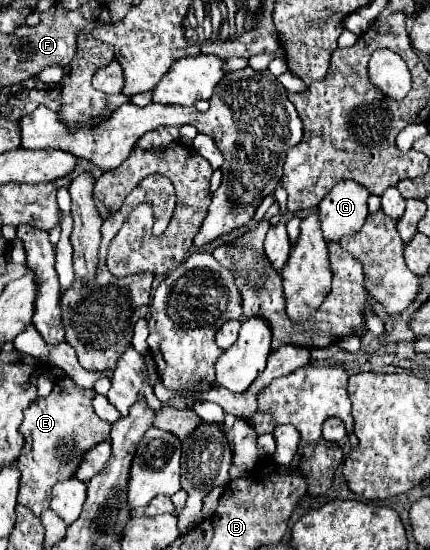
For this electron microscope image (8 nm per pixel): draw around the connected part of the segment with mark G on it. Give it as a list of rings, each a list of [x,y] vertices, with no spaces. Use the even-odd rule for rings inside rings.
[[[355,180],[339,182],[319,204],[321,232],[325,240],[341,240],[347,234],[359,232],[369,214],[369,192]]]

